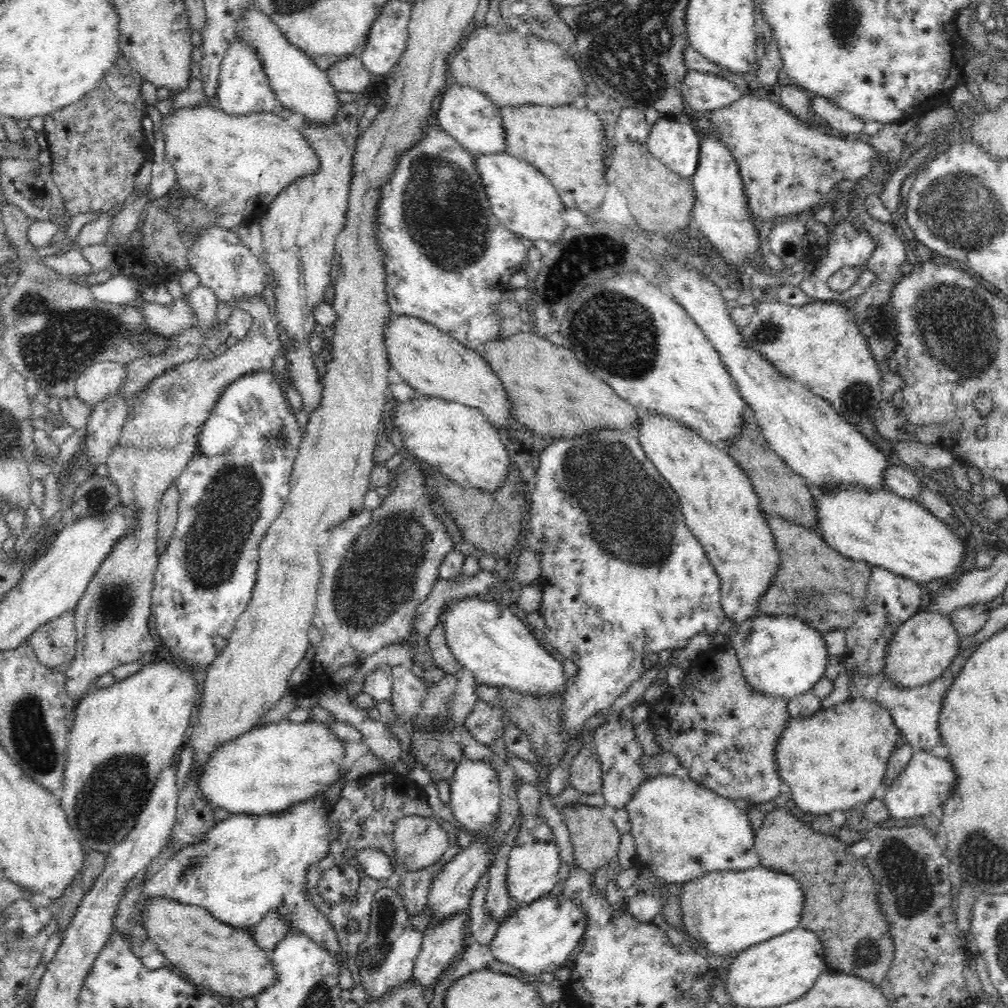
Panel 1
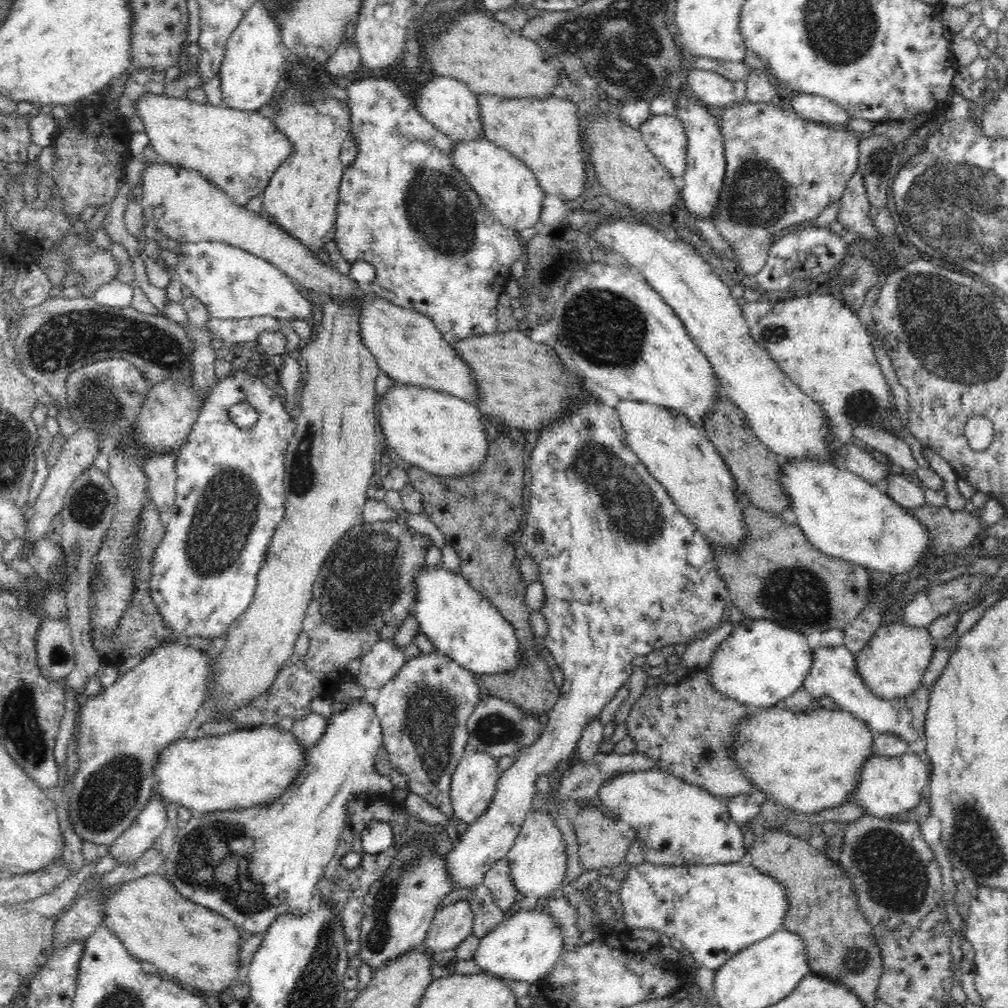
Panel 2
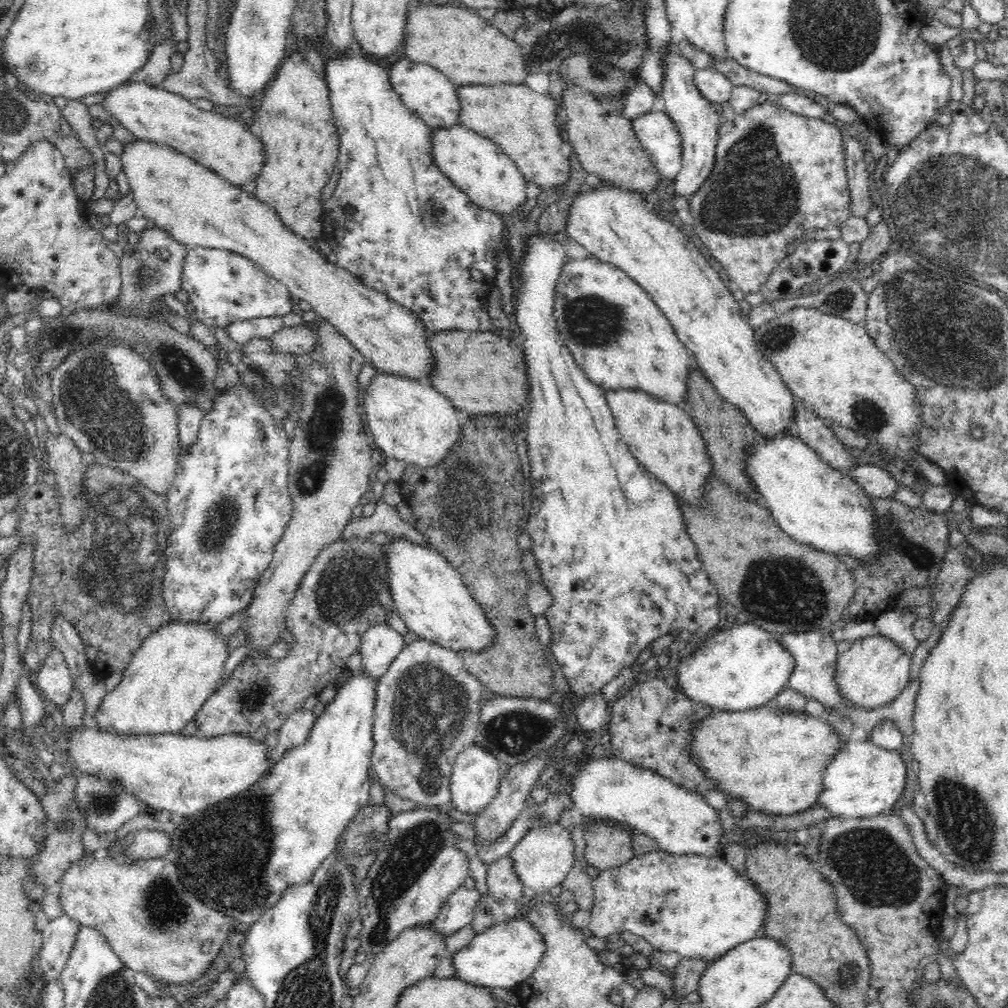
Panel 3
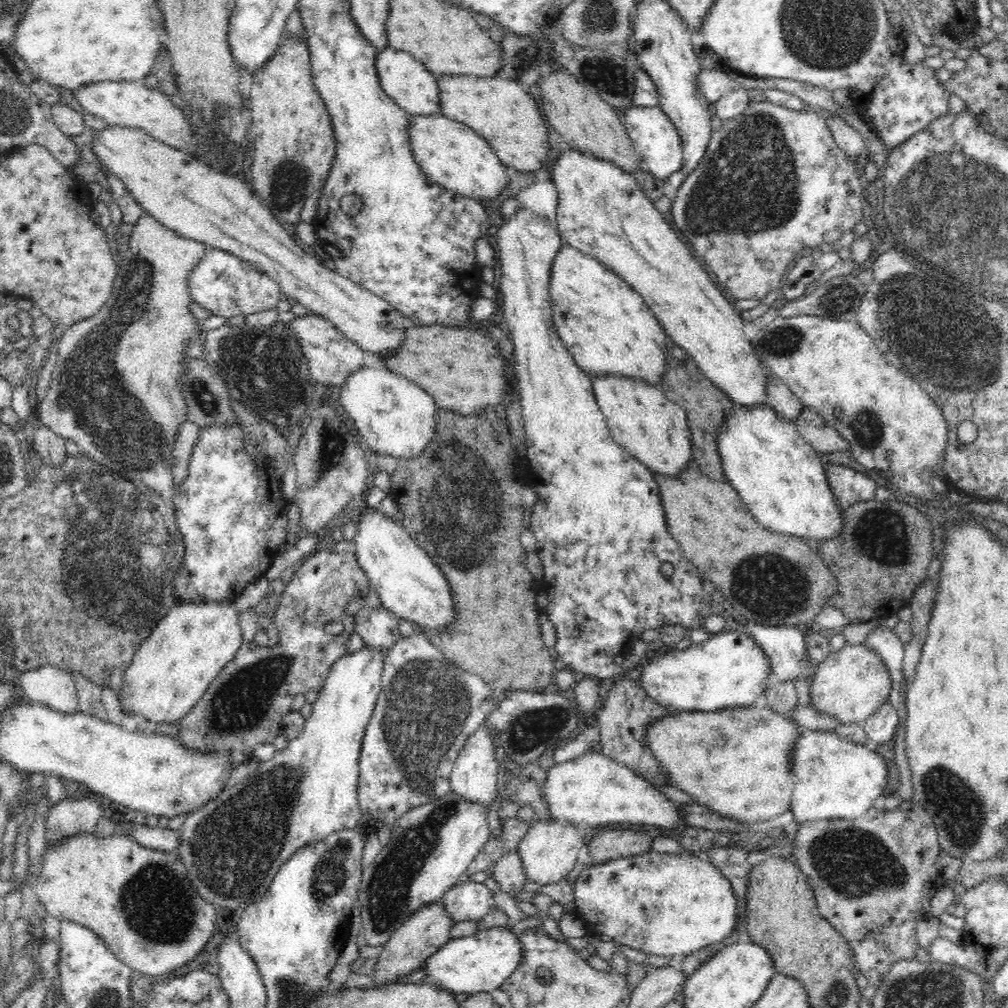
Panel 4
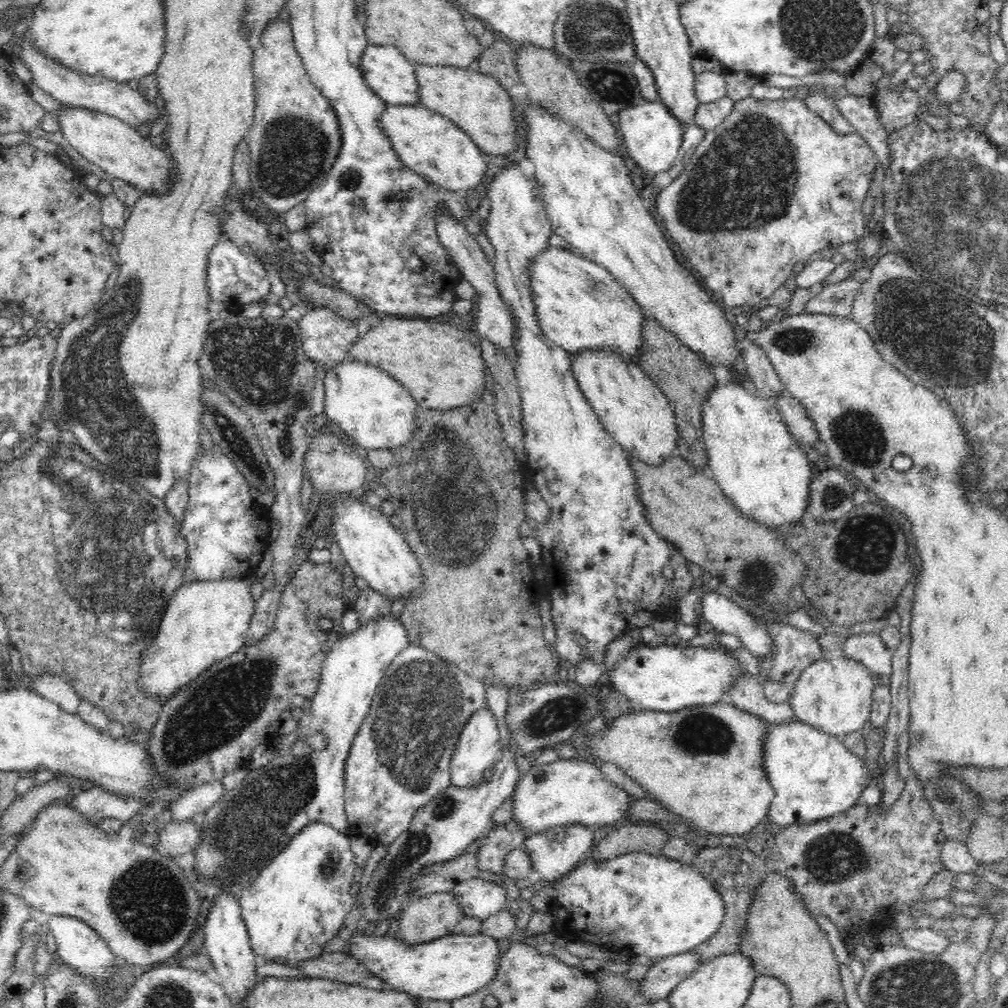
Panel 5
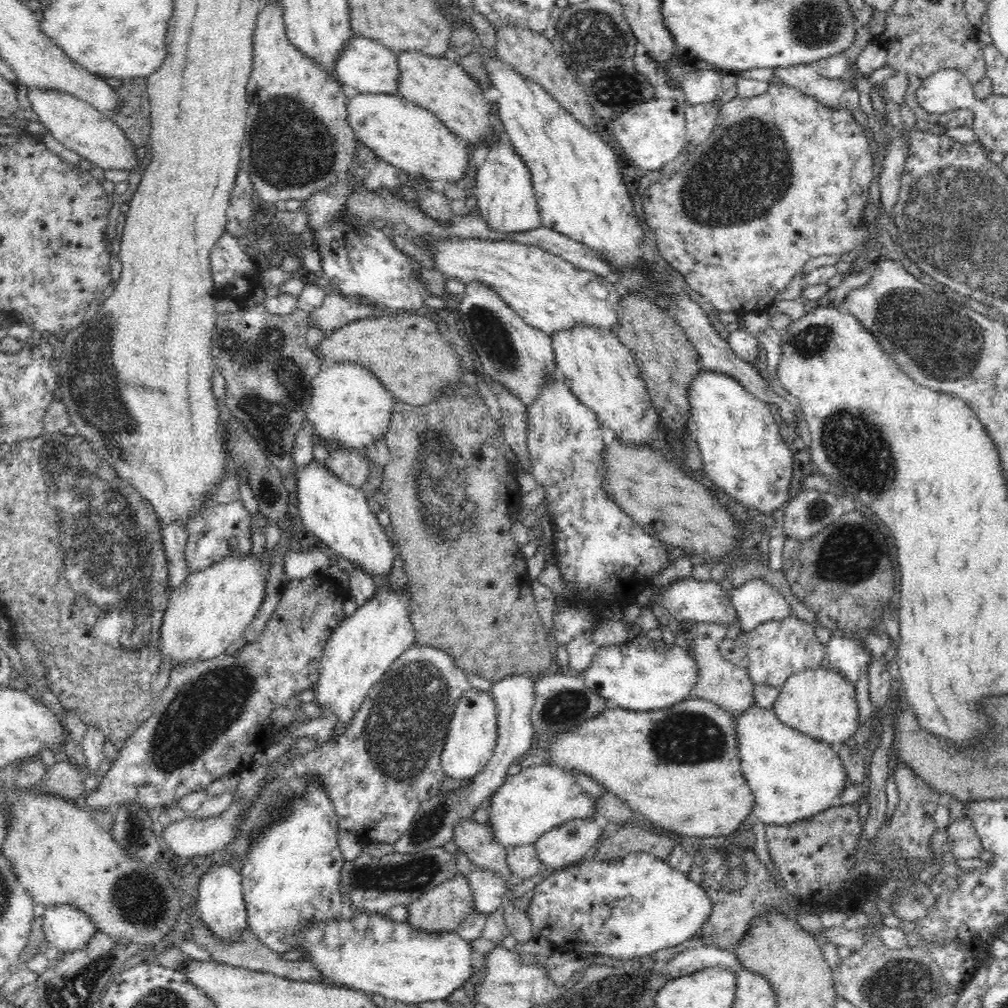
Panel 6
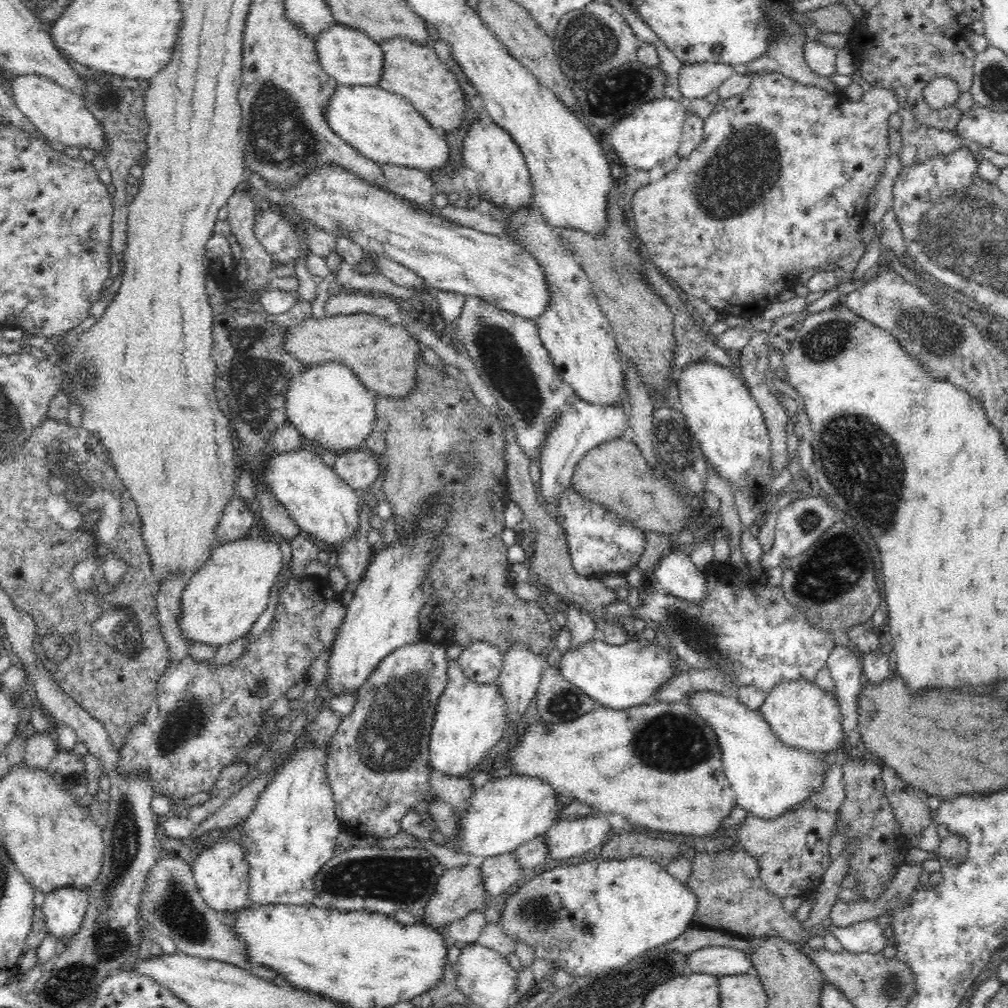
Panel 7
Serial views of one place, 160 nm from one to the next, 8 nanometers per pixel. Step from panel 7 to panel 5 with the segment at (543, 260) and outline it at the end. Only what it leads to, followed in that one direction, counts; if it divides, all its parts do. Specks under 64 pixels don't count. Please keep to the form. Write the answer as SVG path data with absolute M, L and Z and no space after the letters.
M586 350L571 355L570 360L572 375L586 400L604 428L629 456L646 464L660 466L668 457L677 455L675 410L666 395L636 362L606 350Z

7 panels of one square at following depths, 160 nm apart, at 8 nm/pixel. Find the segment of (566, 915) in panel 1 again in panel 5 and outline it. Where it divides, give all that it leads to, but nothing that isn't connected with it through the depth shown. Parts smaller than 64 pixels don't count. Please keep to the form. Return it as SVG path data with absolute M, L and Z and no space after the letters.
M370 927L360 934L352 934L348 952L363 964L367 971L385 984L385 988L401 990L416 998L425 1000L452 1001L469 994L474 994L484 986L488 986L497 975L499 967L498 943L496 938L479 933L478 935L451 934L436 940L406 945L400 937L389 935L384 928Z

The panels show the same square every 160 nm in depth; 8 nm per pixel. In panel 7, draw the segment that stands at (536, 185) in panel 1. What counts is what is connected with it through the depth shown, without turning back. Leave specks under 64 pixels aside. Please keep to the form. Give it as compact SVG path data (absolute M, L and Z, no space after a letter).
M338 85L323 113L331 129L346 144L380 165L433 171L448 162L450 150L442 131L432 126L402 96L379 85Z

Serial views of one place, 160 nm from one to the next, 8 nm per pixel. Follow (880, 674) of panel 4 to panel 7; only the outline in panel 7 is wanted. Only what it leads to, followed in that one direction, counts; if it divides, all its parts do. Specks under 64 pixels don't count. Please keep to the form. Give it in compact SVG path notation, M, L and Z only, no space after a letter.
M792 680L773 686L758 711L786 746L793 746L798 750L826 755L838 748L840 740L844 738L841 706L837 697L826 693L814 681Z

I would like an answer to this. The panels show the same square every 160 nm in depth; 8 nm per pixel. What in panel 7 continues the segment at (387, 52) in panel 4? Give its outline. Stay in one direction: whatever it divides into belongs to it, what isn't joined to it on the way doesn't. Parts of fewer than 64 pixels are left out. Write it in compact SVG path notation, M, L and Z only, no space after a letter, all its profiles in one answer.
M334 23L315 40L315 54L318 55L320 66L340 85L379 84L384 66L384 53L379 43L363 34L362 31L350 26Z

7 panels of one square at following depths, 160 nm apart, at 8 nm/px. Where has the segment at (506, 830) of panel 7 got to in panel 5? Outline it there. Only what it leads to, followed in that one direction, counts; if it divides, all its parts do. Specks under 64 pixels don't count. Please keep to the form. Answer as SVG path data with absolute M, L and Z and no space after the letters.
M582 756L532 765L521 775L511 796L514 801L513 820L524 829L525 838L554 826L580 824L595 829L620 824L628 820L629 806L634 800L621 787L606 781L600 766Z

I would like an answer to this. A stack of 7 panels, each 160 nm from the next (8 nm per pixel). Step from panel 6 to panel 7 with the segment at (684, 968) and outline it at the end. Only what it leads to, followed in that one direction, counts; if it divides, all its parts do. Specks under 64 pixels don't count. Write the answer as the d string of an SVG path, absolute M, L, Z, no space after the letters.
M727 946L700 948L688 954L686 965L692 973L712 974L716 977L753 972L750 954Z

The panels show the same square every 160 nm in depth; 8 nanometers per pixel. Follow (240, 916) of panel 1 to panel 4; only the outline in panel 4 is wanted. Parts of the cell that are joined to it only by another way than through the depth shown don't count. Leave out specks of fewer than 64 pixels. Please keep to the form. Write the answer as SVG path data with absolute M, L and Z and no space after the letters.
M362 647L361 650L347 652L343 657L338 658L336 664L330 667L328 676L326 677L322 690L319 691L317 701L312 704L312 714L306 719L302 732L296 738L288 740L288 746L285 749L276 751L275 755L268 761L260 763L258 768L249 773L248 778L236 783L235 786L228 787L224 792L221 792L208 801L205 806L198 810L192 811L179 832L181 844L178 854L186 867L190 882L198 894L204 898L206 902L218 906L218 912L222 908L244 908L250 903L256 902L262 898L262 895L269 889L273 883L278 869L298 850L302 850L302 846L310 846L314 842L324 842L324 838L331 834L338 833L340 830L353 830L359 827L362 811L358 805L358 778L359 778L359 758L362 748L363 736L368 726L369 720L373 715L378 695L382 688L382 672L384 670L384 658L388 651L382 651L374 647Z

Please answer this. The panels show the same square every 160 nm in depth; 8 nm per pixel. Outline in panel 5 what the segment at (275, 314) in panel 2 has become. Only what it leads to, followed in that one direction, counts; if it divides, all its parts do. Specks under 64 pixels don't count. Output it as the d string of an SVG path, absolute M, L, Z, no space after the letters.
M220 239L209 256L206 285L210 300L226 304L230 314L240 314L242 308L250 303L264 301L270 294L268 274L256 255L248 253L232 239Z

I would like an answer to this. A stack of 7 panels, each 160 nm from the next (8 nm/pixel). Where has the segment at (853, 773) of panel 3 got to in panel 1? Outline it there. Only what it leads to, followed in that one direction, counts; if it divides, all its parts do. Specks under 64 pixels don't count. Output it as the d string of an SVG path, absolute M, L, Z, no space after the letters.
M916 750L904 770L899 772L898 778L892 782L892 786L886 786L884 804L894 818L925 817L931 814L933 807L944 806L944 802L950 798L954 790L954 783L956 783L955 772L947 757L934 756L925 750Z

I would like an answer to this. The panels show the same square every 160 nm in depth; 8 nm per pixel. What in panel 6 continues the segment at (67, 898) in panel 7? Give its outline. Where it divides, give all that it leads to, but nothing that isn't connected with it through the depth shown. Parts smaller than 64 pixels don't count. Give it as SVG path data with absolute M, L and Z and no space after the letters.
M48 905L42 918L45 940L55 946L60 955L83 949L98 930L88 914L72 905Z

